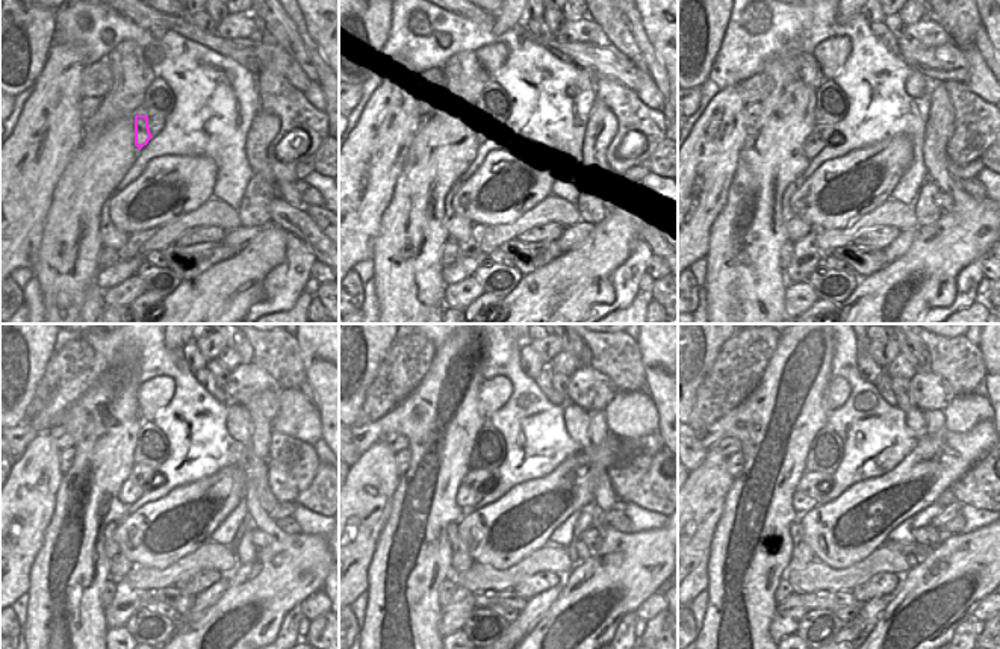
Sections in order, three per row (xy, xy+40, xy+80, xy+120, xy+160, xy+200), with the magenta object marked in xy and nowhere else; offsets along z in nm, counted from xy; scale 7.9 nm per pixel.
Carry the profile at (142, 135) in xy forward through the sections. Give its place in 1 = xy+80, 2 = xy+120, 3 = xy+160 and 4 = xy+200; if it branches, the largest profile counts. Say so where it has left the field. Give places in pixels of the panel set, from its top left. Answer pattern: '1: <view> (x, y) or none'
1: xy+80 (811, 149)
2: xy+120 (130, 492)
3: xy+160 (466, 498)
4: xy+200 (802, 503)

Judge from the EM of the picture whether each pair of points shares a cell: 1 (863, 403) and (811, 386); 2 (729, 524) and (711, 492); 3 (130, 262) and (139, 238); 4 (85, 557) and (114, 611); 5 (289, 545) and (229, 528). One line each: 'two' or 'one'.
1: two
2: two
3: one
4: two
5: two

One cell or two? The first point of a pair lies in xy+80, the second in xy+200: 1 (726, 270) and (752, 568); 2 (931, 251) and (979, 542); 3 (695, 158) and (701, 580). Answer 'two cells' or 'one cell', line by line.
1: one cell
2: one cell
3: one cell

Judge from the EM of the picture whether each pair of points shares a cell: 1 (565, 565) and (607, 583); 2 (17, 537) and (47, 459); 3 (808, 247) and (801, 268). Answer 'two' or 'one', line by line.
1: two
2: one
3: one

